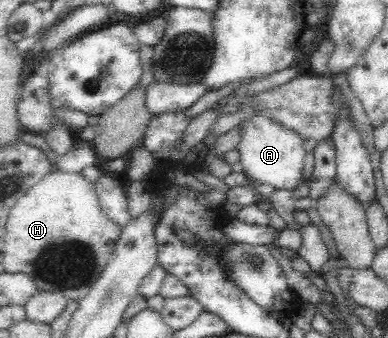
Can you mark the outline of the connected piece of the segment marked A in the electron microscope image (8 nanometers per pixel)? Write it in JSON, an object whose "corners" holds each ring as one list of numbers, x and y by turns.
{"corners":[[265,114,247,117,237,127,241,128,241,140,236,150,240,155,242,171,249,179,252,179,255,184,273,185,275,189,293,191,301,186,300,180,303,179,301,171,306,152,299,135]]}

